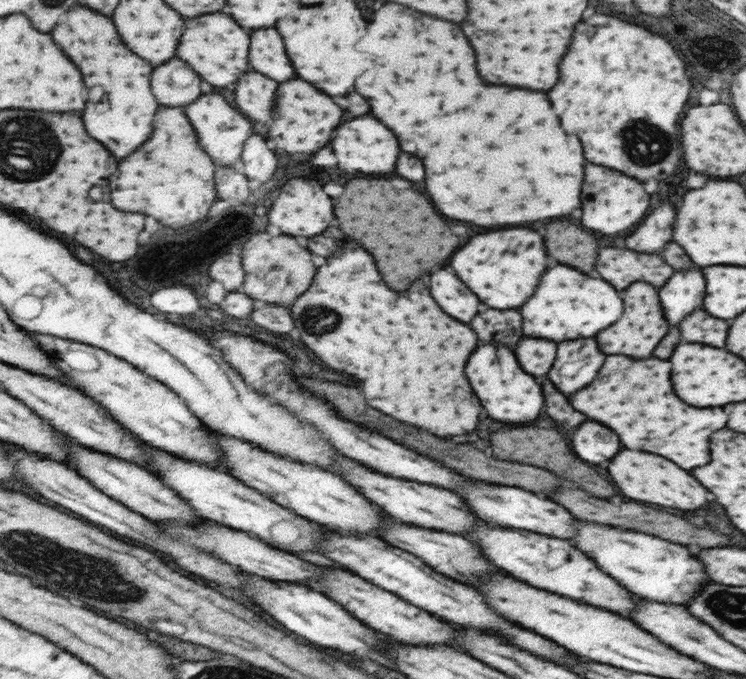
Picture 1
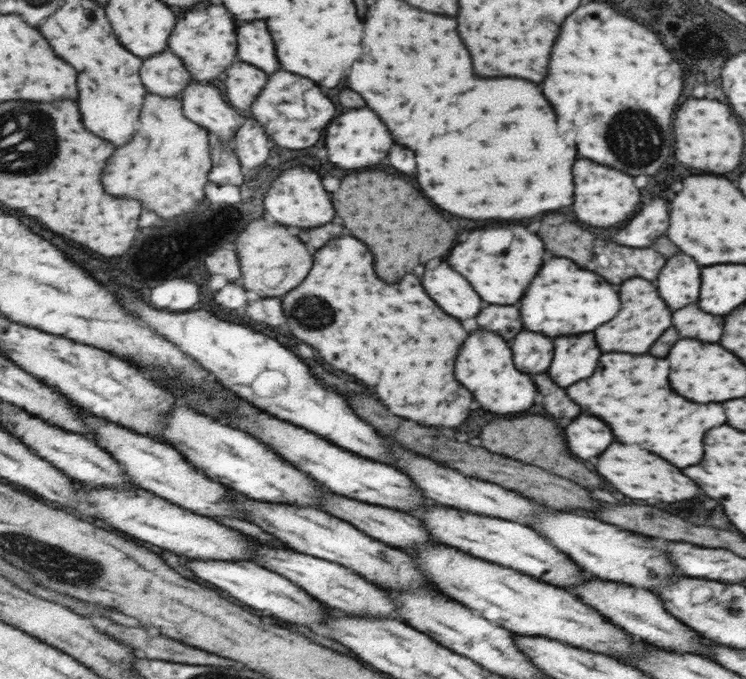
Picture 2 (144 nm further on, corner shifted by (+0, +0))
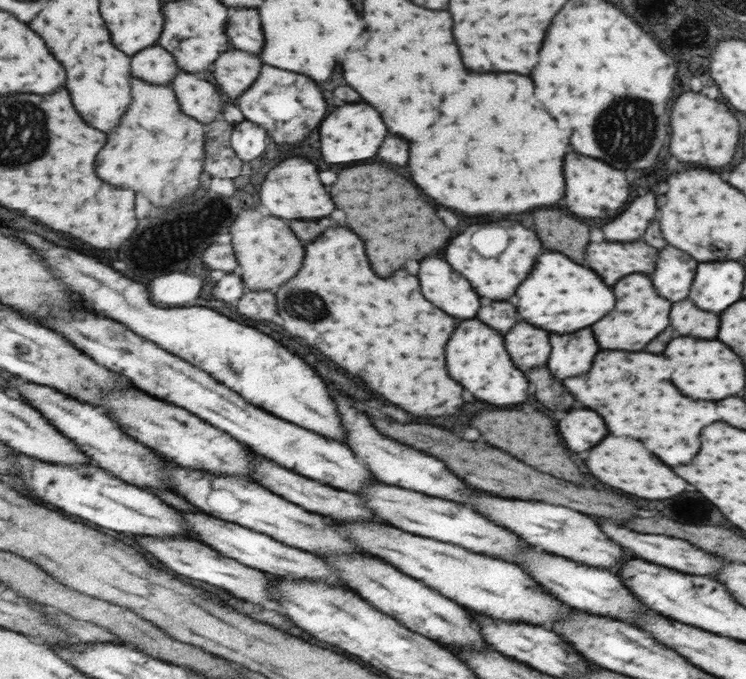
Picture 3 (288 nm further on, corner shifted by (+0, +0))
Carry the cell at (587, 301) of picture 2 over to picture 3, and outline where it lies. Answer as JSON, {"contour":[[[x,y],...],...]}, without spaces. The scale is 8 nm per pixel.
{"contour":[[[545,252],[541,264],[537,264],[537,272],[533,272],[533,276],[521,284],[521,292],[517,292],[517,314],[527,324],[555,334],[567,334],[591,326],[603,318],[613,304],[615,296],[599,276],[557,252]]]}

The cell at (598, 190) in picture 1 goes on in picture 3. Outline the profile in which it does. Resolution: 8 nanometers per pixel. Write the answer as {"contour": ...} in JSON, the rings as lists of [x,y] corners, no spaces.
{"contour":[[[569,152],[563,158],[563,176],[565,206],[581,218],[613,218],[625,210],[625,204],[629,204],[629,184],[625,180],[625,174],[599,160]]]}

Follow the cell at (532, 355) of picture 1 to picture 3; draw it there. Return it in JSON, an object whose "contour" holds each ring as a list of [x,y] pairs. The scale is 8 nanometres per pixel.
{"contour":[[[517,322],[505,334],[505,344],[509,344],[509,356],[513,356],[513,364],[517,364],[517,368],[523,372],[527,368],[543,366],[549,356],[547,332],[525,322]]]}

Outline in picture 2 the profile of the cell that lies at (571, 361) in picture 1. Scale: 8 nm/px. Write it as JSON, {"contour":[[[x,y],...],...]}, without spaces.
{"contour":[[[591,332],[581,336],[557,338],[557,356],[553,356],[553,368],[549,368],[547,374],[559,388],[567,388],[577,382],[573,388],[565,390],[567,396],[583,412],[601,416],[601,420],[609,420],[609,428],[613,428],[613,436],[617,436],[617,442],[637,444],[639,448],[655,452],[663,460],[677,464],[677,468],[699,464],[699,460],[703,458],[701,440],[705,432],[725,422],[721,404],[701,404],[699,410],[697,404],[677,396],[669,384],[669,360],[647,354],[631,356],[611,352],[601,356],[601,368],[597,368],[597,372],[593,374],[597,358],[599,350]]]}

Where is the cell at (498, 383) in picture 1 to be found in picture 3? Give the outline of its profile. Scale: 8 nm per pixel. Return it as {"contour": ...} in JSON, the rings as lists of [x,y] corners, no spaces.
{"contour":[[[463,320],[461,328],[457,328],[453,344],[449,344],[449,372],[453,372],[453,380],[461,380],[465,390],[481,402],[493,406],[515,406],[525,400],[527,380],[517,368],[513,368],[503,348],[503,338],[477,320]]]}

